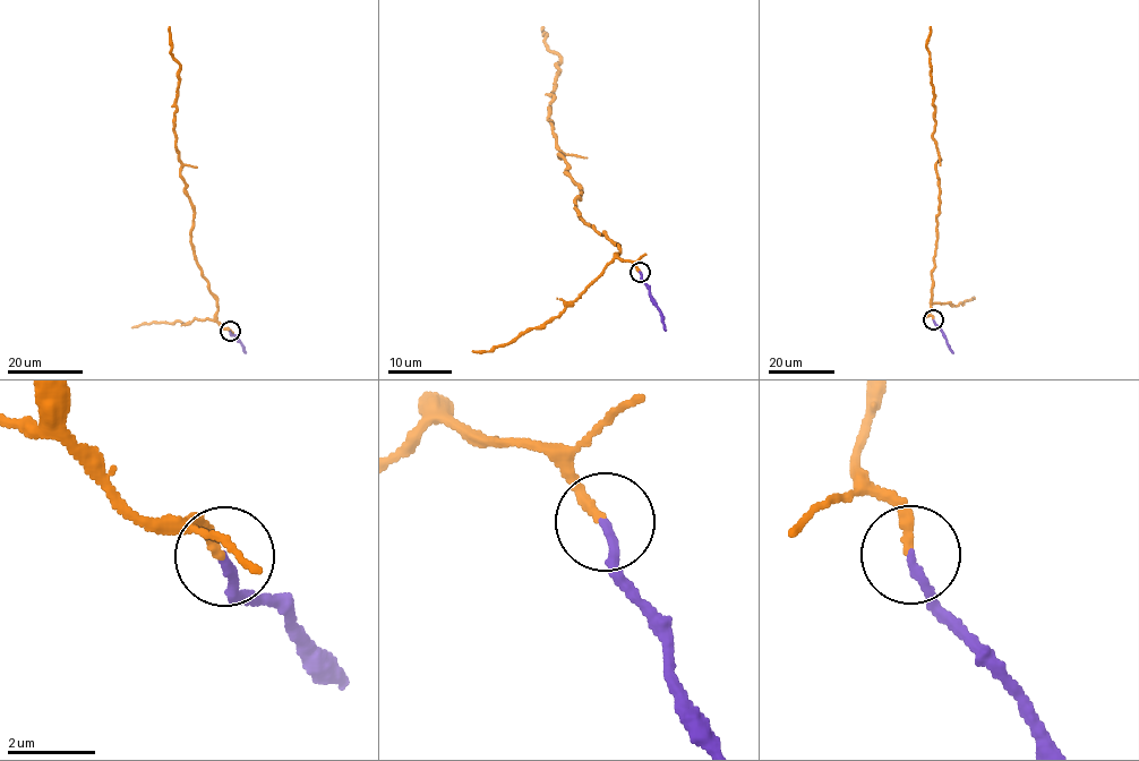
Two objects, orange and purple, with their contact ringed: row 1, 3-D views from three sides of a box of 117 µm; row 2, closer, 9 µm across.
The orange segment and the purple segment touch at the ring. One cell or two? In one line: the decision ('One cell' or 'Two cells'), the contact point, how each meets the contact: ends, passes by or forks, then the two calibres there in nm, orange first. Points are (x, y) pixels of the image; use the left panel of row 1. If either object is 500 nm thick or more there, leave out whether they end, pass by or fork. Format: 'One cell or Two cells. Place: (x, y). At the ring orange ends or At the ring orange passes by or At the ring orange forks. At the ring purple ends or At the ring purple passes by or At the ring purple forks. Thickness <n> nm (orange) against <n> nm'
One cell. Place: (230, 331). At the ring orange ends. At the ring purple ends. Thickness 200 nm (orange) against 200 nm

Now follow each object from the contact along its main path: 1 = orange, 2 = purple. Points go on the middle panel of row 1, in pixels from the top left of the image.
1: (640, 272), (575, 208), (580, 185), (558, 154), (549, 120), (561, 56), (549, 51), (544, 27)
2: (640, 272), (658, 308), (665, 331)

